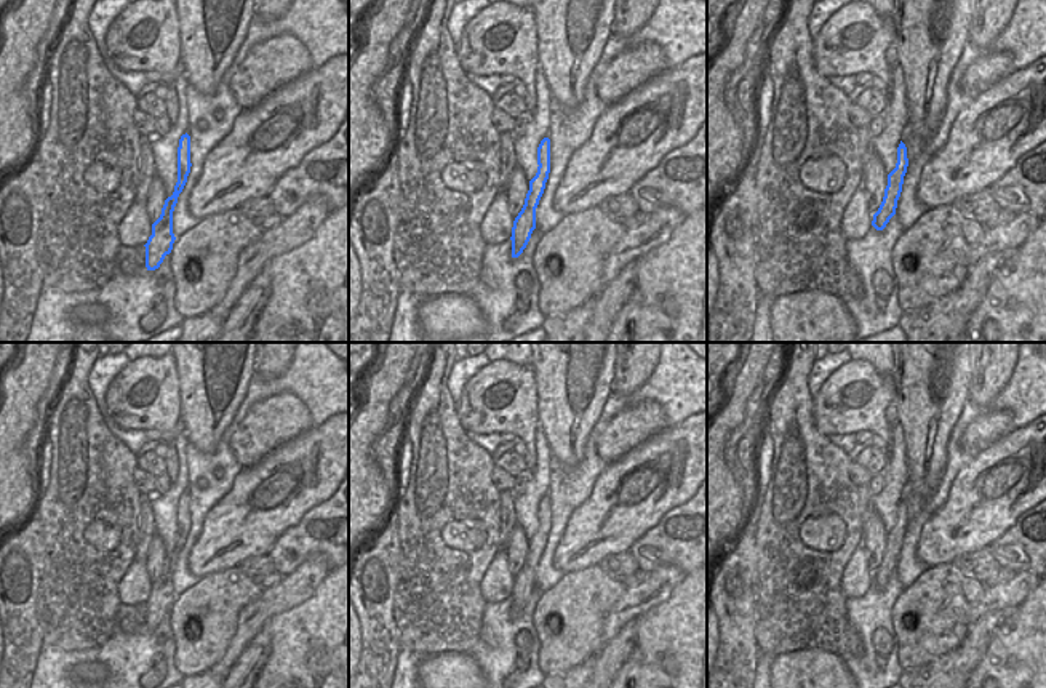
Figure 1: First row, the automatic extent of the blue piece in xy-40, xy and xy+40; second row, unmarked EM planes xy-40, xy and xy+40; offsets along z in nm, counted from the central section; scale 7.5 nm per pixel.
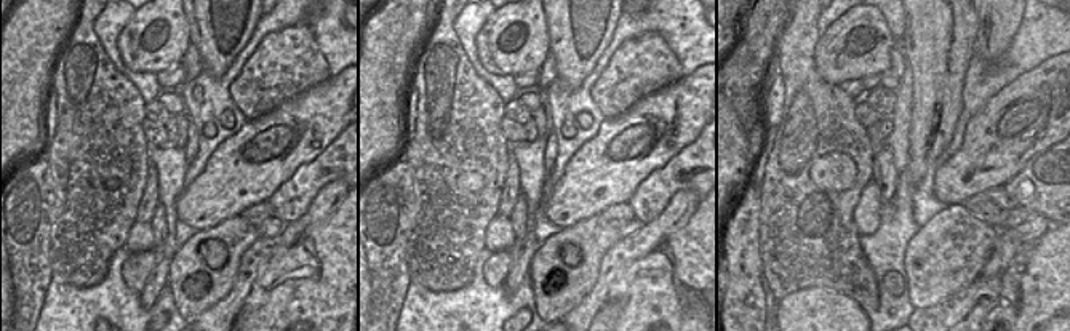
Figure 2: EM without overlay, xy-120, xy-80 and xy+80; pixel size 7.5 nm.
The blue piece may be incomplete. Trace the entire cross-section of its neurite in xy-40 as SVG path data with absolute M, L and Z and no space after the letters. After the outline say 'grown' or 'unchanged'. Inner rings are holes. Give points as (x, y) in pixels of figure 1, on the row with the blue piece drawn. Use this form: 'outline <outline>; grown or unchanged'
outline M186 133L181 136L178 147L178 182L174 186L174 192L165 200L160 218L152 224L152 235L144 245L147 270L158 269L165 256L173 250L173 243L176 240L173 234L173 211L178 203L178 197L187 182L190 166L190 136Z; unchanged

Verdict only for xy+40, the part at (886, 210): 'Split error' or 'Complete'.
Complete

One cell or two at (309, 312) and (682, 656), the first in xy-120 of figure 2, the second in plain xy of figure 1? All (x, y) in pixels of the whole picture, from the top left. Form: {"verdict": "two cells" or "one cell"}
{"verdict": "one cell"}

